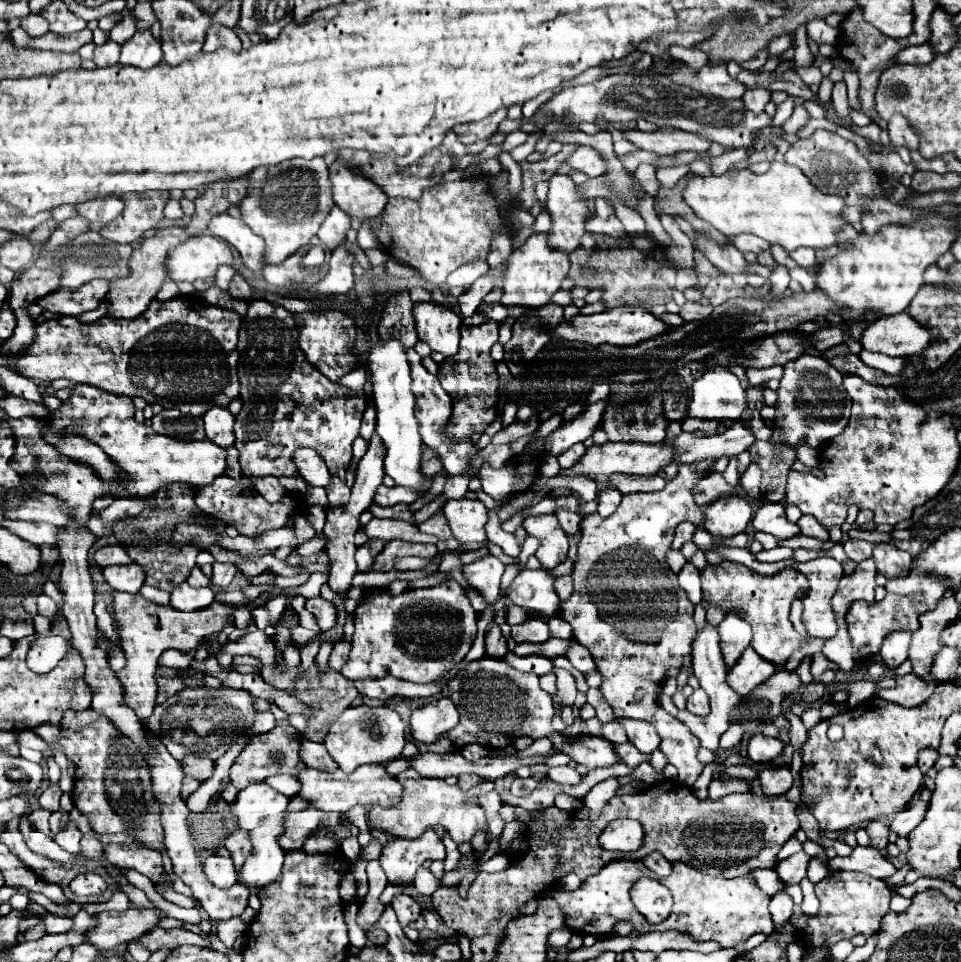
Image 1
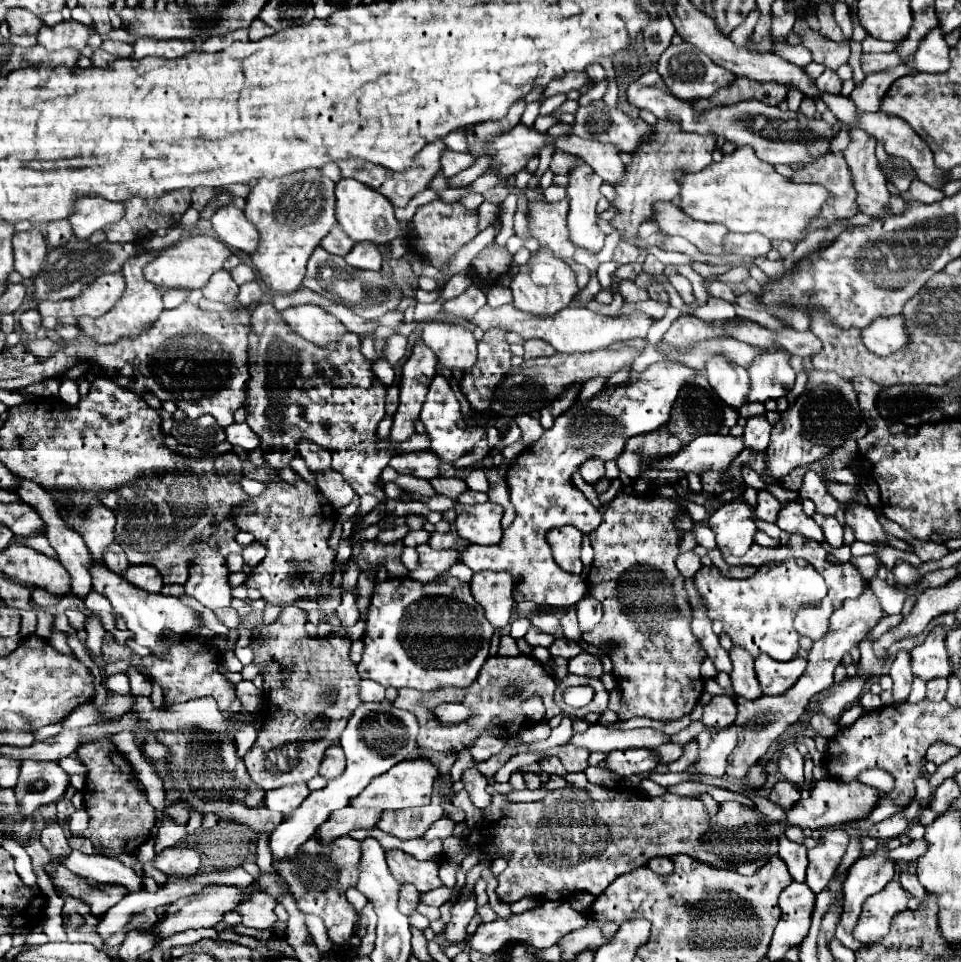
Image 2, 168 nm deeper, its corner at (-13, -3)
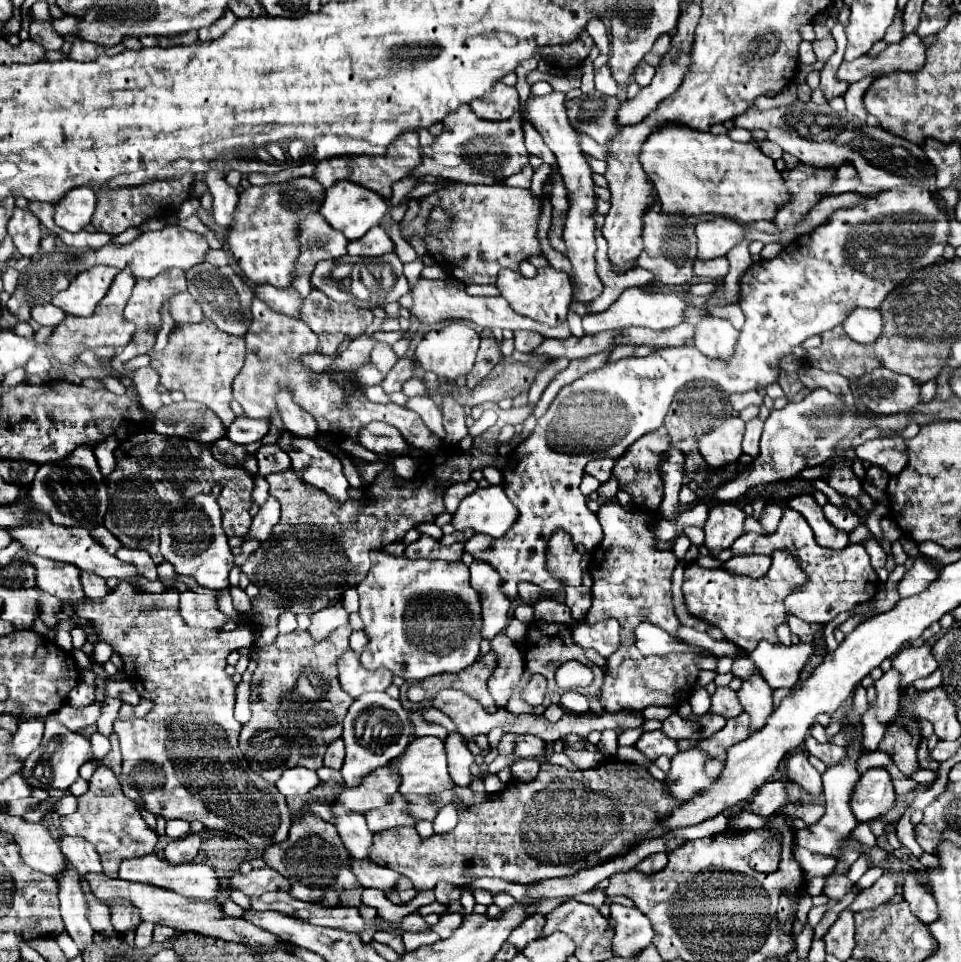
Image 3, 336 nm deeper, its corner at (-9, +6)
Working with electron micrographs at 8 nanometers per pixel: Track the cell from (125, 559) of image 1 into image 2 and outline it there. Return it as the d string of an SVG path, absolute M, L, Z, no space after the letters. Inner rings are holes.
M111 545L111 549L103 555L103 563L107 565L107 569L115 571L115 573L123 573L123 569L129 567L129 561L127 561L127 555L123 551L121 545Z

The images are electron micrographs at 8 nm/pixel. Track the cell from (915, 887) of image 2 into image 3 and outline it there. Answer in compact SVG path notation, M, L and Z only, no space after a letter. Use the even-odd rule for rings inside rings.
M905 876L903 884L903 900L909 904L911 912L923 922L923 924L933 924L937 920L937 908L935 900L931 900L931 894L917 882L915 876Z

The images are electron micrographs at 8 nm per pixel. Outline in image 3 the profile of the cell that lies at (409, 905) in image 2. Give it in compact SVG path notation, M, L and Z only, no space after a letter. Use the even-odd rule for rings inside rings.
M351 860L351 870L355 872L355 878L359 880L361 886L379 888L385 894L393 892L395 882L399 878L399 872L395 872L391 868L383 868L371 860L367 860L367 864L355 864L355 860Z

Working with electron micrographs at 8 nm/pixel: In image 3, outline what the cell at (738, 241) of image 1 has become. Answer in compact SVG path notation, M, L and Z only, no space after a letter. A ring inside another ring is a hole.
M715 218L711 222L699 222L697 232L697 258L701 260L713 260L717 256L725 256L735 244L743 240L743 226L725 220Z

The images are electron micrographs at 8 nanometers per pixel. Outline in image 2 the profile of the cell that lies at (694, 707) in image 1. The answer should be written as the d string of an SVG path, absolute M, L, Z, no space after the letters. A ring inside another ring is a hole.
M715 695L707 705L703 713L701 722L707 727L726 728L735 721L737 717L737 707L735 699L727 695Z

